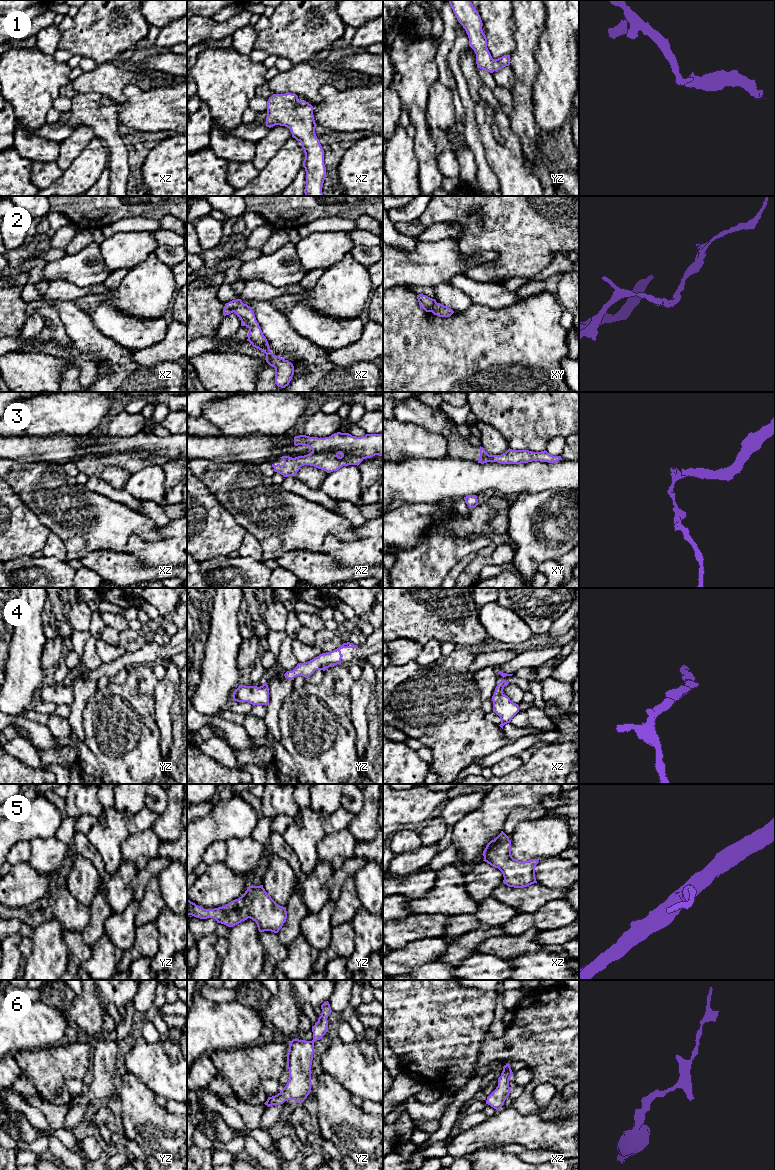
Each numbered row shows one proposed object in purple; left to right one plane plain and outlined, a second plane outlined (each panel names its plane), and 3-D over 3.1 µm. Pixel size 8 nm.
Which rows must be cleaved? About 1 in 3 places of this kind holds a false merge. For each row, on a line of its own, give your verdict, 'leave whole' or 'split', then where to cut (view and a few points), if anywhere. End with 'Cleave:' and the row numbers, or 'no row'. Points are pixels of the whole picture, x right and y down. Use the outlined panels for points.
1: leave whole | no cut
2: split | xz (243, 303), (233, 311)
3: leave whole | no cut
4: leave whole | no cut
5: leave whole | no cut
6: leave whole | no cut
Cleave: 2

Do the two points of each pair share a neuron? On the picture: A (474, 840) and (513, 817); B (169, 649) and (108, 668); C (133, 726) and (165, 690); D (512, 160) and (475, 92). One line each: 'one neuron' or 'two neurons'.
A: two neurons
B: one neuron
C: two neurons
D: one neuron

